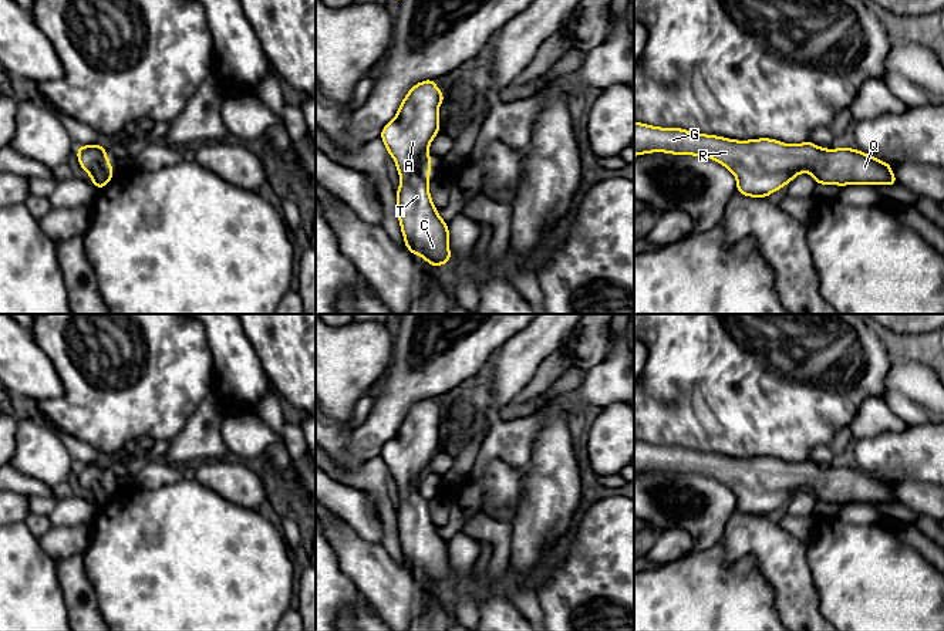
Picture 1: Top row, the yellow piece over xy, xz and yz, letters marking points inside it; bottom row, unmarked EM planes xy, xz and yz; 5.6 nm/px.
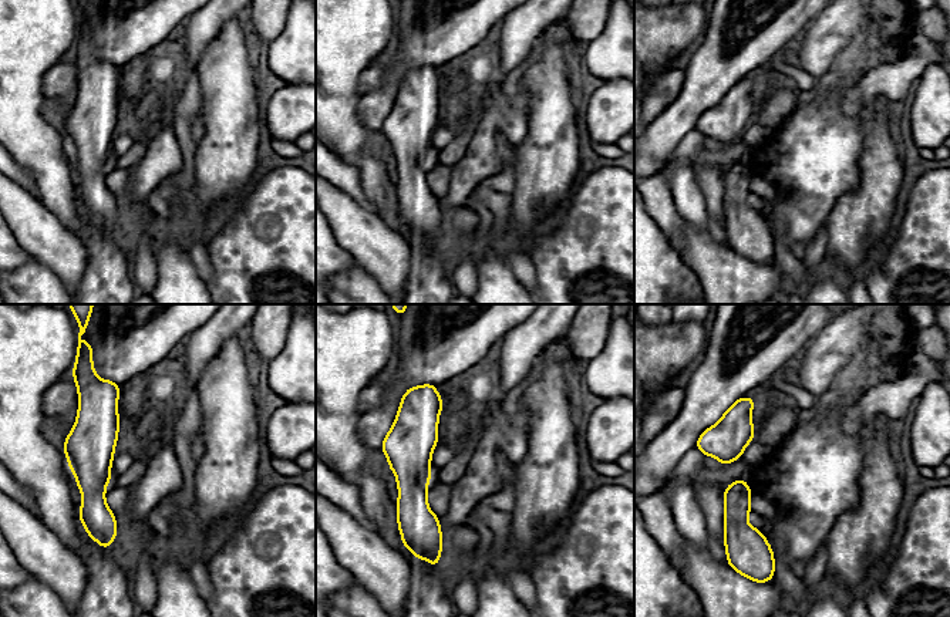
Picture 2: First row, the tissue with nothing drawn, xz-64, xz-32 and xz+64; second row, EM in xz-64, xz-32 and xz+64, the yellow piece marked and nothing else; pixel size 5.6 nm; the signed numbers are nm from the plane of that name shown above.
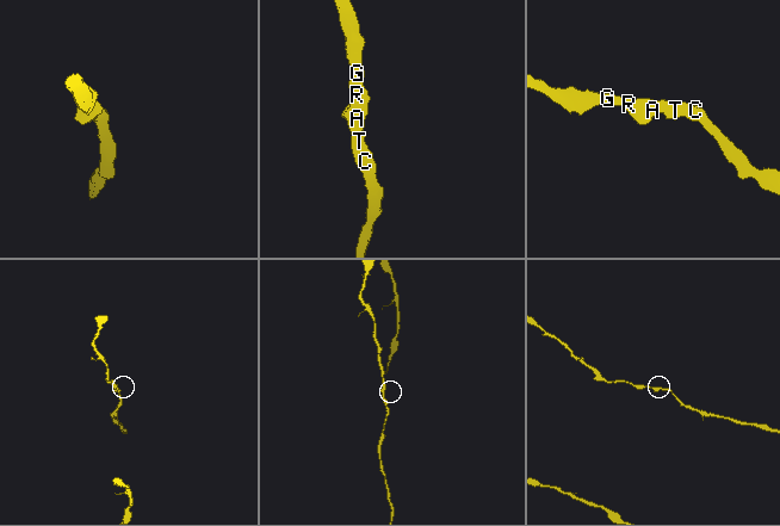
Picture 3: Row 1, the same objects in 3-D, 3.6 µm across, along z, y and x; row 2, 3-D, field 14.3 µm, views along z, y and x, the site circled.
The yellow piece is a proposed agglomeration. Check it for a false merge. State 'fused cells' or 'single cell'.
single cell

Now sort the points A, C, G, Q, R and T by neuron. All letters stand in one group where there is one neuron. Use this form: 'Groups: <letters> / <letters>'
Groups: A C G Q R T

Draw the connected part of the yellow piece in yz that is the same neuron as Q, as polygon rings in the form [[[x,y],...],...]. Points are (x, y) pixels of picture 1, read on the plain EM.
[[[634,441],[634,475],[648,470],[668,470],[675,473],[697,473],[715,478],[736,495],[736,510],[766,516],[779,509],[802,490],[813,493],[816,502],[822,503],[896,503],[896,495],[890,482],[881,480],[857,468],[822,468],[809,460],[788,463],[775,458],[734,459],[722,455],[702,453],[680,446],[657,446]]]

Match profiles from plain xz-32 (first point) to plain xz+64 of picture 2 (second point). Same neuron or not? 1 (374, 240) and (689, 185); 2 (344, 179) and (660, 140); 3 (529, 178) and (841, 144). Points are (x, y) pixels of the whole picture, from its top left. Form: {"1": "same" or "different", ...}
{"1": "different", "2": "different", "3": "different"}

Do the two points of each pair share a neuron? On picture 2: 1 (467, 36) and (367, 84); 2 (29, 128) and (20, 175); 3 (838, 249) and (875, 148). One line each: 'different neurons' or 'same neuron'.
1: different neurons
2: different neurons
3: same neuron

